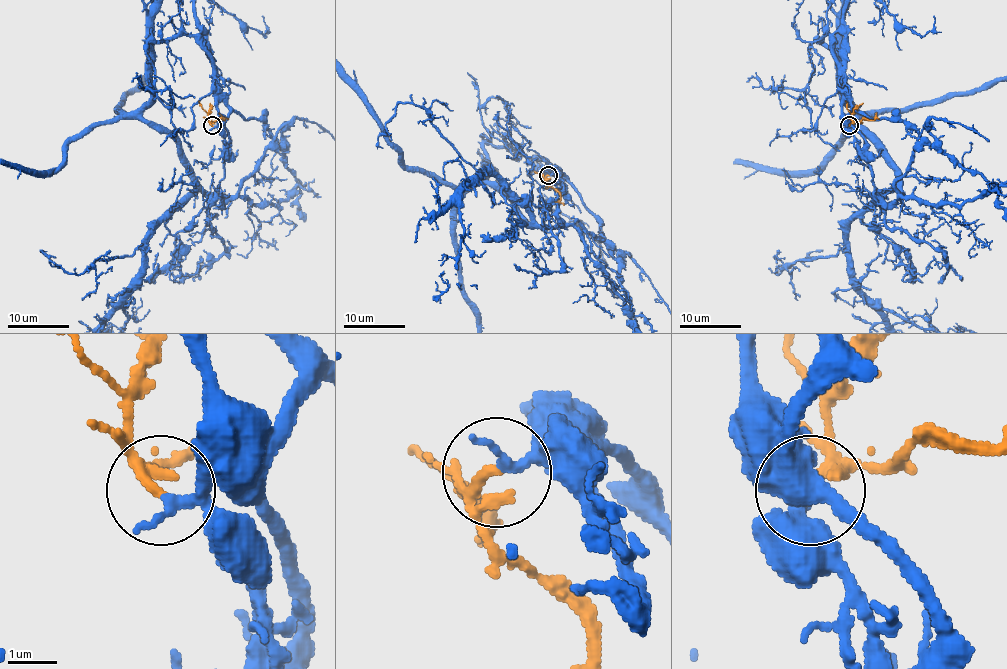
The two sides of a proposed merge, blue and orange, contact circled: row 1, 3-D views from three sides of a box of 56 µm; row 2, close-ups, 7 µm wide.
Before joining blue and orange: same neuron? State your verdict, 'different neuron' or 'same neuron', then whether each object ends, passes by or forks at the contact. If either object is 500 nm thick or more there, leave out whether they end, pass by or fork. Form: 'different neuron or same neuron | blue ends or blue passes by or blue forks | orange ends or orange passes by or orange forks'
same neuron | blue passes by | orange forks

